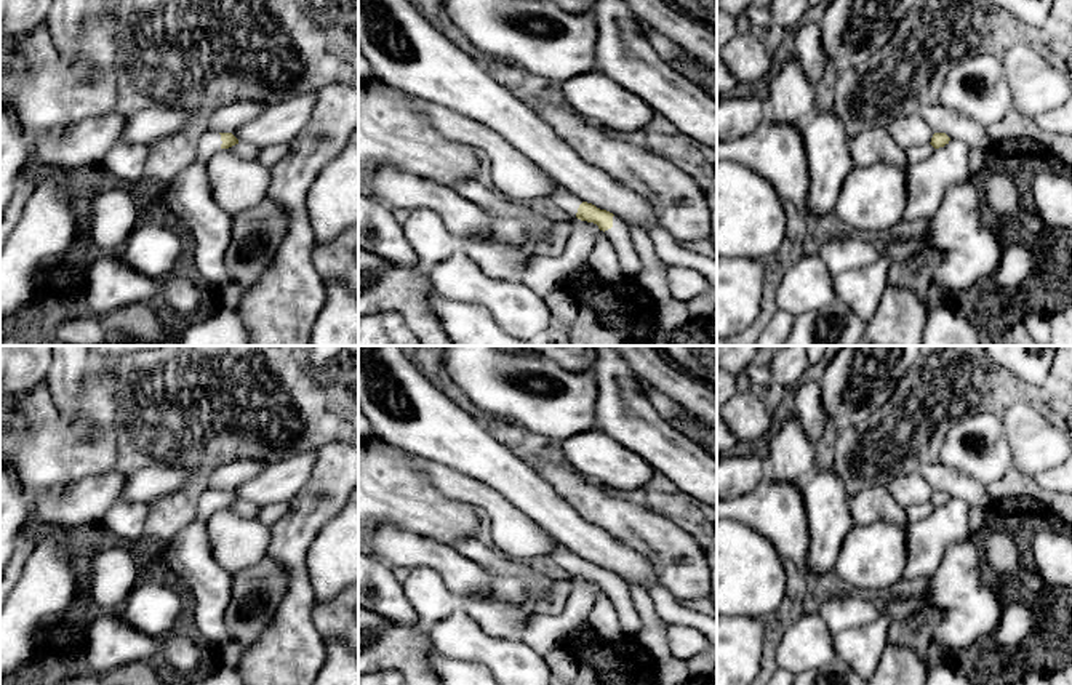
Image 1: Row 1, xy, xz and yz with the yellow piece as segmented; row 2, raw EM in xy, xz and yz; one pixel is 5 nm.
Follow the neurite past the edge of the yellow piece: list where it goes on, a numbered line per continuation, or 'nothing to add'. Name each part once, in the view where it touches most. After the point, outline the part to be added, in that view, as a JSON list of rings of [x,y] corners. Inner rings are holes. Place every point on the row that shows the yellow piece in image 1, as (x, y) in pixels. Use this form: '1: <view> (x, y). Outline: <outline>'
1: xy (210, 143). Outline: [[[208,130],[200,139],[197,146],[197,160],[208,162],[218,150],[221,150],[221,134]]]
2: xz (618, 236). Outline: [[[613,216],[613,227],[603,234],[614,246],[626,275],[637,278],[642,272],[643,262],[630,242],[627,222],[619,216]]]

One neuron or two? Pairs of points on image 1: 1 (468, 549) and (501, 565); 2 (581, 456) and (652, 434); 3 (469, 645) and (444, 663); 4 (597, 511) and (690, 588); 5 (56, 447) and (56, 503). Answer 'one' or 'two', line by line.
1: one
2: two
3: two
4: one
5: two

